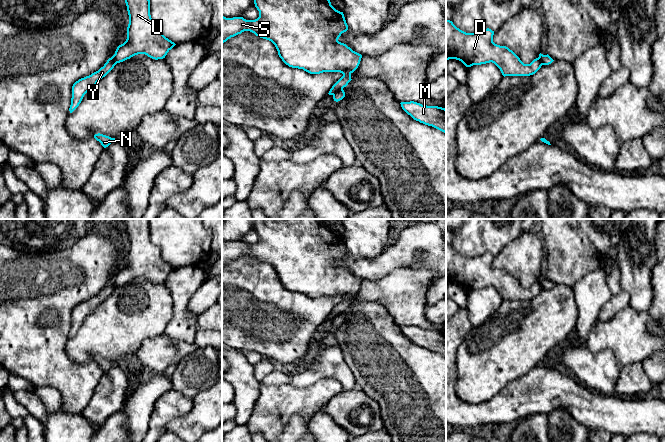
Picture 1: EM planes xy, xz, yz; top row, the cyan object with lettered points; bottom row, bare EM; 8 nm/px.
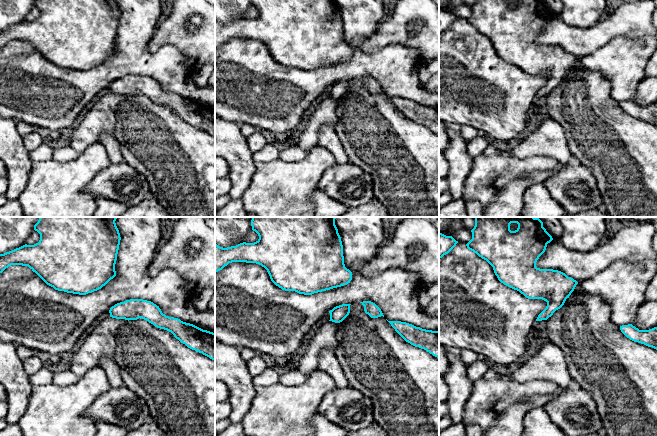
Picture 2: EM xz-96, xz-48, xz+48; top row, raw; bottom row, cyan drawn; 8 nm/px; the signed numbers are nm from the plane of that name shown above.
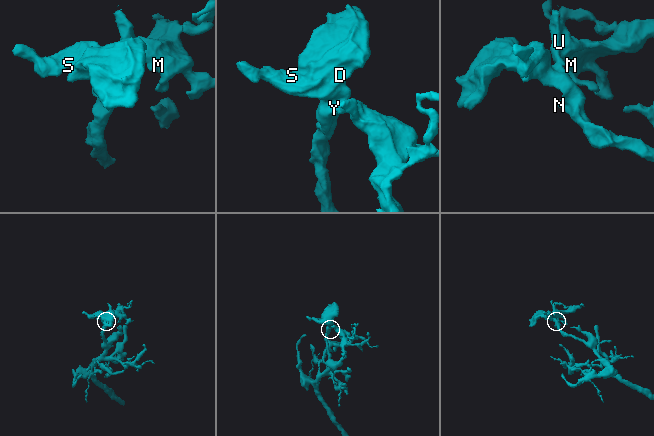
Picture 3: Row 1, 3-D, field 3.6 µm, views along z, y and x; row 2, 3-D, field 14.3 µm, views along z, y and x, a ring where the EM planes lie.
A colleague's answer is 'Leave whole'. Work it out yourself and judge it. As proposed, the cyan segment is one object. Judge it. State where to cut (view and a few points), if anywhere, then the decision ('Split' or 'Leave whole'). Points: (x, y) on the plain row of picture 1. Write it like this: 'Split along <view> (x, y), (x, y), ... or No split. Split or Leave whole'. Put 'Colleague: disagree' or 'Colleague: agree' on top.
Colleague: disagree
Split along xz (342, 312), (333, 319). Split

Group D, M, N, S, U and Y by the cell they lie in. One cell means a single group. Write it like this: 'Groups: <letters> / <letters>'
Groups: D N S Y / M U

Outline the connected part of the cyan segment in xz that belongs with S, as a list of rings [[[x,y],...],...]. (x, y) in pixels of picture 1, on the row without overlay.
[[[255,219],[254,228],[259,235],[259,241],[255,244],[222,240],[222,267],[244,255],[250,255],[271,265],[279,281],[289,291],[303,293],[310,298],[342,297],[343,300],[332,310],[329,319],[348,309],[362,279],[338,265],[341,258],[348,254],[348,249],[343,236],[331,229],[329,219]]]

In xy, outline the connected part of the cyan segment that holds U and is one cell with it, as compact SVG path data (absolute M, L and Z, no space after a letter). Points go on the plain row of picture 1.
M124 219L129 239L127 263L111 283L117 288L138 278L163 283L176 269L161 256L161 250L150 239L149 219Z

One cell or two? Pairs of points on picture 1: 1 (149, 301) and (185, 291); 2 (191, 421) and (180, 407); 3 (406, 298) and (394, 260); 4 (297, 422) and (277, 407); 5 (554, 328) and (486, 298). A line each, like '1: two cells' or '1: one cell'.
1: two cells
2: two cells
3: two cells
4: two cells
5: two cells

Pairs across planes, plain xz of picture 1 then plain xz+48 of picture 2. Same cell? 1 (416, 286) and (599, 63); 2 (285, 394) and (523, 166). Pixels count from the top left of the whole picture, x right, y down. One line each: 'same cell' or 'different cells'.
1: same cell
2: same cell

